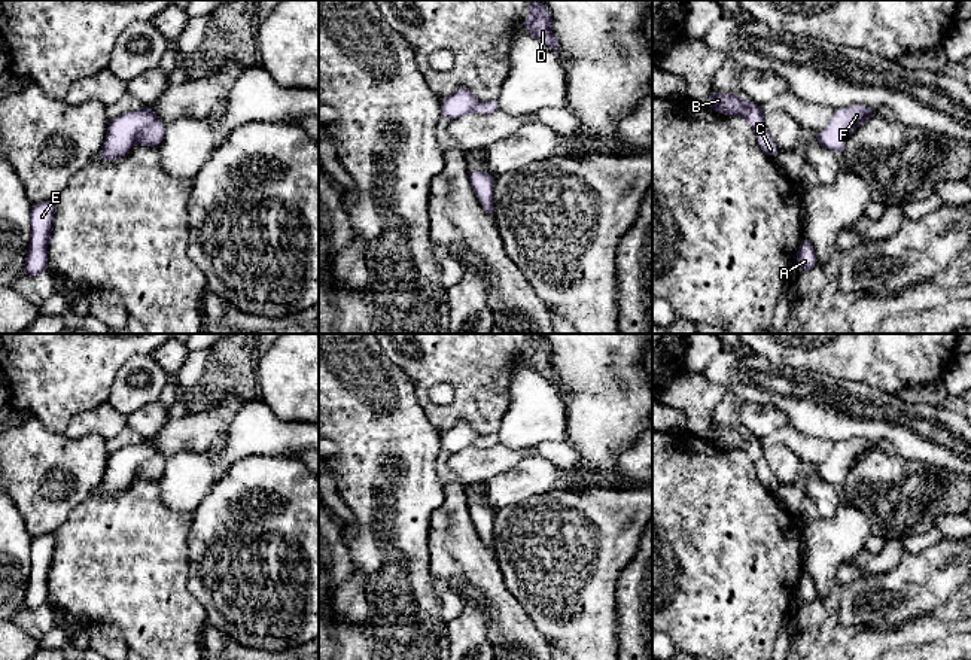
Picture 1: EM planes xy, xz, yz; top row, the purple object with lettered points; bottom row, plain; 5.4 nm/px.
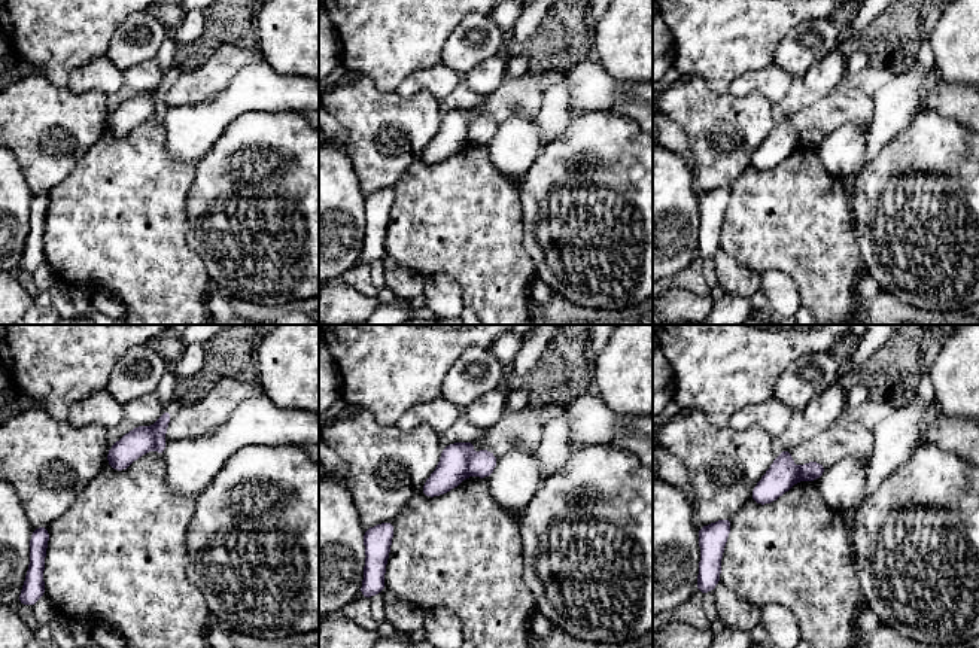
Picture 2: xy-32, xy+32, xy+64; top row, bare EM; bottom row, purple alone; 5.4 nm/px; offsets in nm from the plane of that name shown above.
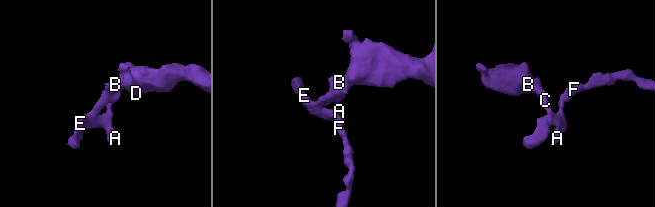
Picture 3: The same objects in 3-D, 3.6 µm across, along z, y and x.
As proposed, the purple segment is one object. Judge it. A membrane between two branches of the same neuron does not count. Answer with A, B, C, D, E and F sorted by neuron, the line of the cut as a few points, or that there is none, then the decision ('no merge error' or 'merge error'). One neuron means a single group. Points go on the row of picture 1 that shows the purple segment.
A E F / B C D; cut in xy along (155, 119), (134, 140); merge error

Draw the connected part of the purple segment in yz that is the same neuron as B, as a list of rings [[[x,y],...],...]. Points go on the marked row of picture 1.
[[[712,89],[706,106],[721,115],[742,115],[745,103],[736,92],[716,92]]]

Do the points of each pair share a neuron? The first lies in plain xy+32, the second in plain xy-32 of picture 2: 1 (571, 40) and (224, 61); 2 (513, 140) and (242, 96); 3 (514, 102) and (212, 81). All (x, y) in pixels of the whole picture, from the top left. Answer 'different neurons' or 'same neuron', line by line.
1: different neurons
2: same neuron
3: same neuron

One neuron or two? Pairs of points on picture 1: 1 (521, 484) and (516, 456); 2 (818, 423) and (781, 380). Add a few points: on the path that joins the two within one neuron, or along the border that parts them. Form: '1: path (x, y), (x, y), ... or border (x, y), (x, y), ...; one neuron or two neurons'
1: border (535, 452), (487, 480); two neurons
2: path (809, 413), (791, 391); one neuron

